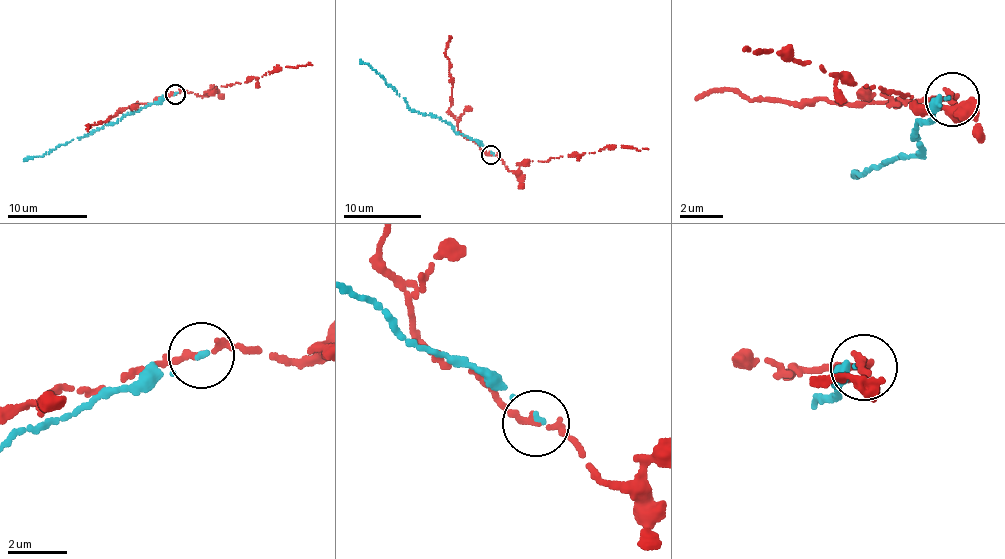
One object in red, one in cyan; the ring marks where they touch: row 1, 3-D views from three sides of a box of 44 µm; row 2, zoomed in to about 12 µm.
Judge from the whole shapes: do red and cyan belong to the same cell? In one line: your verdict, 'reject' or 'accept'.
reject

